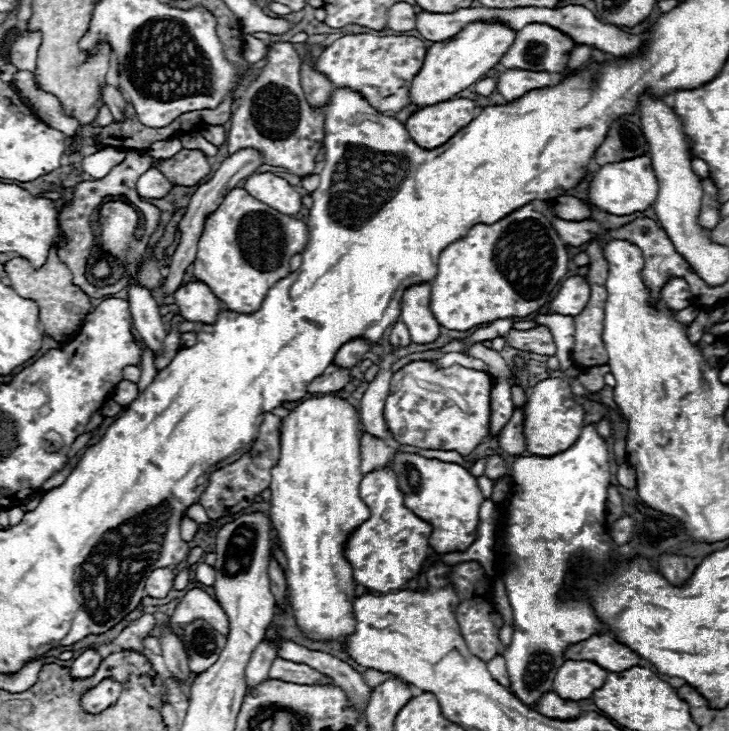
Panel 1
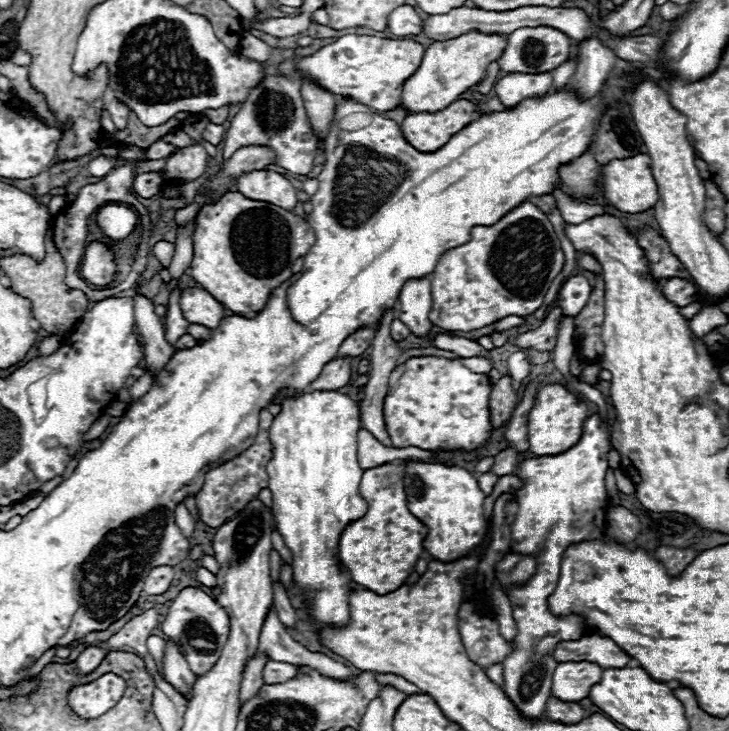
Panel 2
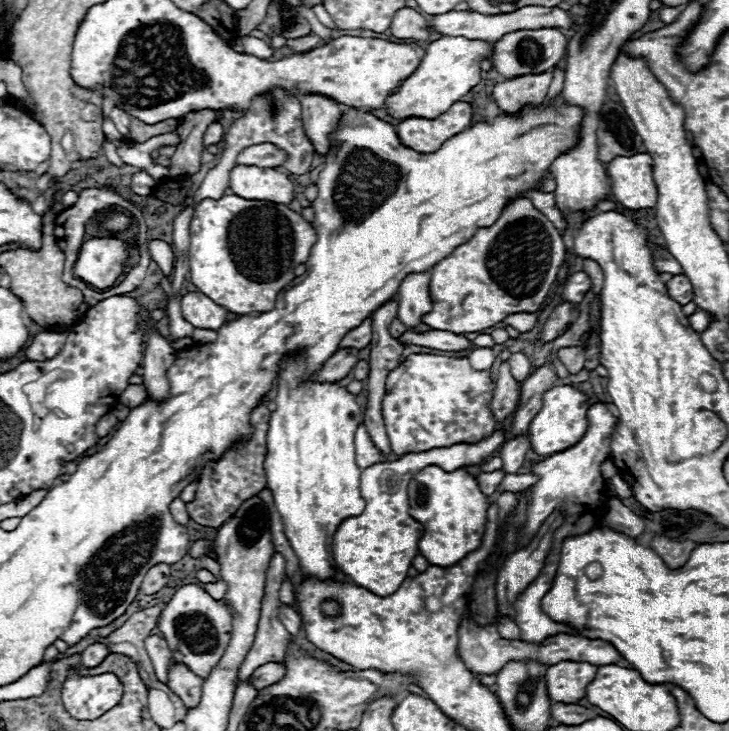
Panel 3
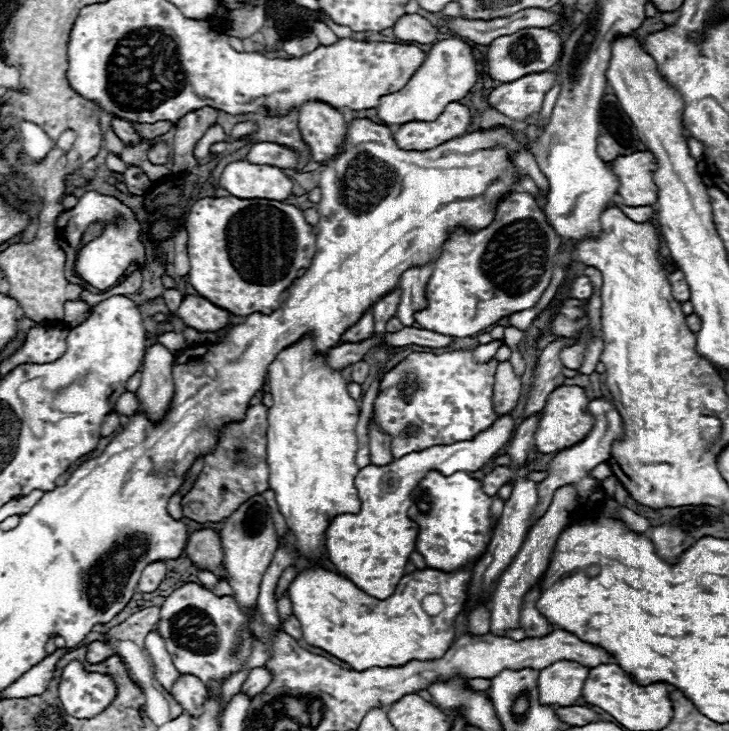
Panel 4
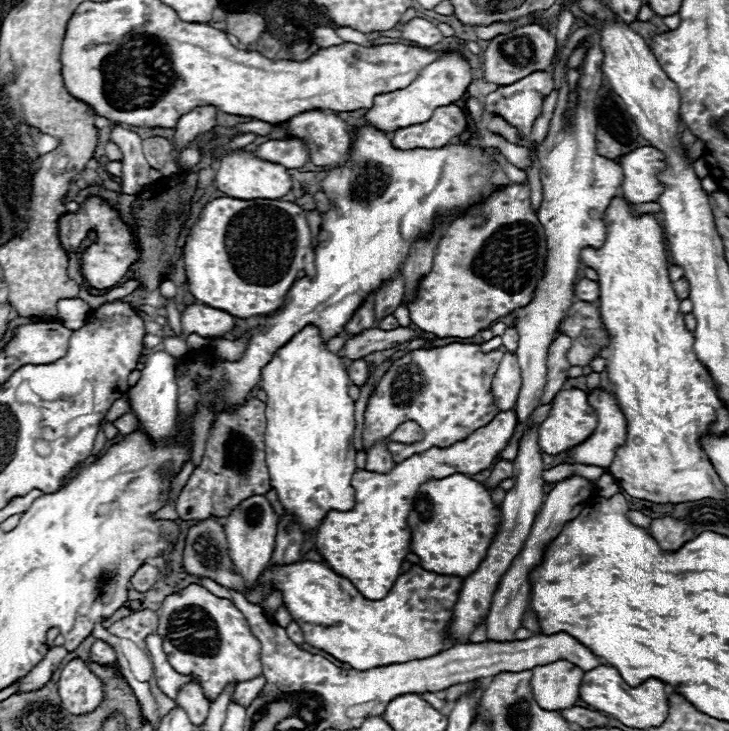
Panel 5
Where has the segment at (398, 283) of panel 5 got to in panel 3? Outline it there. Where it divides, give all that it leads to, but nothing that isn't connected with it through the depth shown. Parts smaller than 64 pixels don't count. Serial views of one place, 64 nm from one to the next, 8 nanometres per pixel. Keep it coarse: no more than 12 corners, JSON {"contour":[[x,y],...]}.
{"contour":[[390,300],[372,316],[370,374],[364,424],[376,448],[390,454],[382,420],[386,378],[404,346],[388,326],[398,314]]}

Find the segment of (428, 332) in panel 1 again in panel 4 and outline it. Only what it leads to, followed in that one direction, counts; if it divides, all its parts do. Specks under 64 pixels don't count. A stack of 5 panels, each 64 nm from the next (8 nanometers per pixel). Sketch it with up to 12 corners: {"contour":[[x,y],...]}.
{"contour":[[432,264],[402,274],[396,318],[412,326],[428,306],[426,284]]}

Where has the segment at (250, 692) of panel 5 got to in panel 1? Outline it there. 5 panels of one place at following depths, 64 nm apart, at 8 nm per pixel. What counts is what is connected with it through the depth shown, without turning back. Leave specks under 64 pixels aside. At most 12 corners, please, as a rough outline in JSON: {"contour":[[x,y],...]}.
{"contour":[[272,662],[268,678],[294,684],[334,684],[308,664]]}

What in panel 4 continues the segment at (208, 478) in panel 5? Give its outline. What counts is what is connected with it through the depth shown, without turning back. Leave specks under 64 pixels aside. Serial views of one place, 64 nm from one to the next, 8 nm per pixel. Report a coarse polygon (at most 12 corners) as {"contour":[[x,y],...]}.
{"contour":[[268,408],[224,428],[186,518],[218,524],[268,486]]}

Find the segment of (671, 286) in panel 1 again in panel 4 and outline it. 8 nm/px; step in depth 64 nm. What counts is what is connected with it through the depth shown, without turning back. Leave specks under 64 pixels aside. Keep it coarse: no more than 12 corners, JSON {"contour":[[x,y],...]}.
{"contour":[[680,270],[668,276],[672,296],[690,300],[690,288]]}

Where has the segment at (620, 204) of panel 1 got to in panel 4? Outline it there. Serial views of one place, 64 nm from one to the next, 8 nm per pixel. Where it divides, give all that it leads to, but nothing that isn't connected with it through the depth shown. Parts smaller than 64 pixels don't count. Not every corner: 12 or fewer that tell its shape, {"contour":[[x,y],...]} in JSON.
{"contour":[[652,152],[612,160],[626,206],[656,204]]}

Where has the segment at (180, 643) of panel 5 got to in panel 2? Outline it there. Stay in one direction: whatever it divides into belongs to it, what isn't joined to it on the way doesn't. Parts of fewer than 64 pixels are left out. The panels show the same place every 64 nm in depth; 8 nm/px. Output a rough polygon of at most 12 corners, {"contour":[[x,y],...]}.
{"contour":[[200,588],[176,596],[160,630],[196,676],[228,640],[226,610]]}

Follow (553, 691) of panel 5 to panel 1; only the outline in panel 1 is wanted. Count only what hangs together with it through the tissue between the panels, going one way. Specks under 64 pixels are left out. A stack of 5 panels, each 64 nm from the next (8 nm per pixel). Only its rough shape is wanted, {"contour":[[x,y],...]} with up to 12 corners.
{"contour":[[566,660],[554,692],[584,700],[598,690],[608,670],[592,660]]}

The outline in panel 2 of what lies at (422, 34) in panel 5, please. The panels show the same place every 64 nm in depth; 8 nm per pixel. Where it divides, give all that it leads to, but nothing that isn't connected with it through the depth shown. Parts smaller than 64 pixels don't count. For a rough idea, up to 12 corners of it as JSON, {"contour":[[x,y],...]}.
{"contour":[[404,4],[390,12],[388,28],[396,36],[420,34],[422,18]]}

